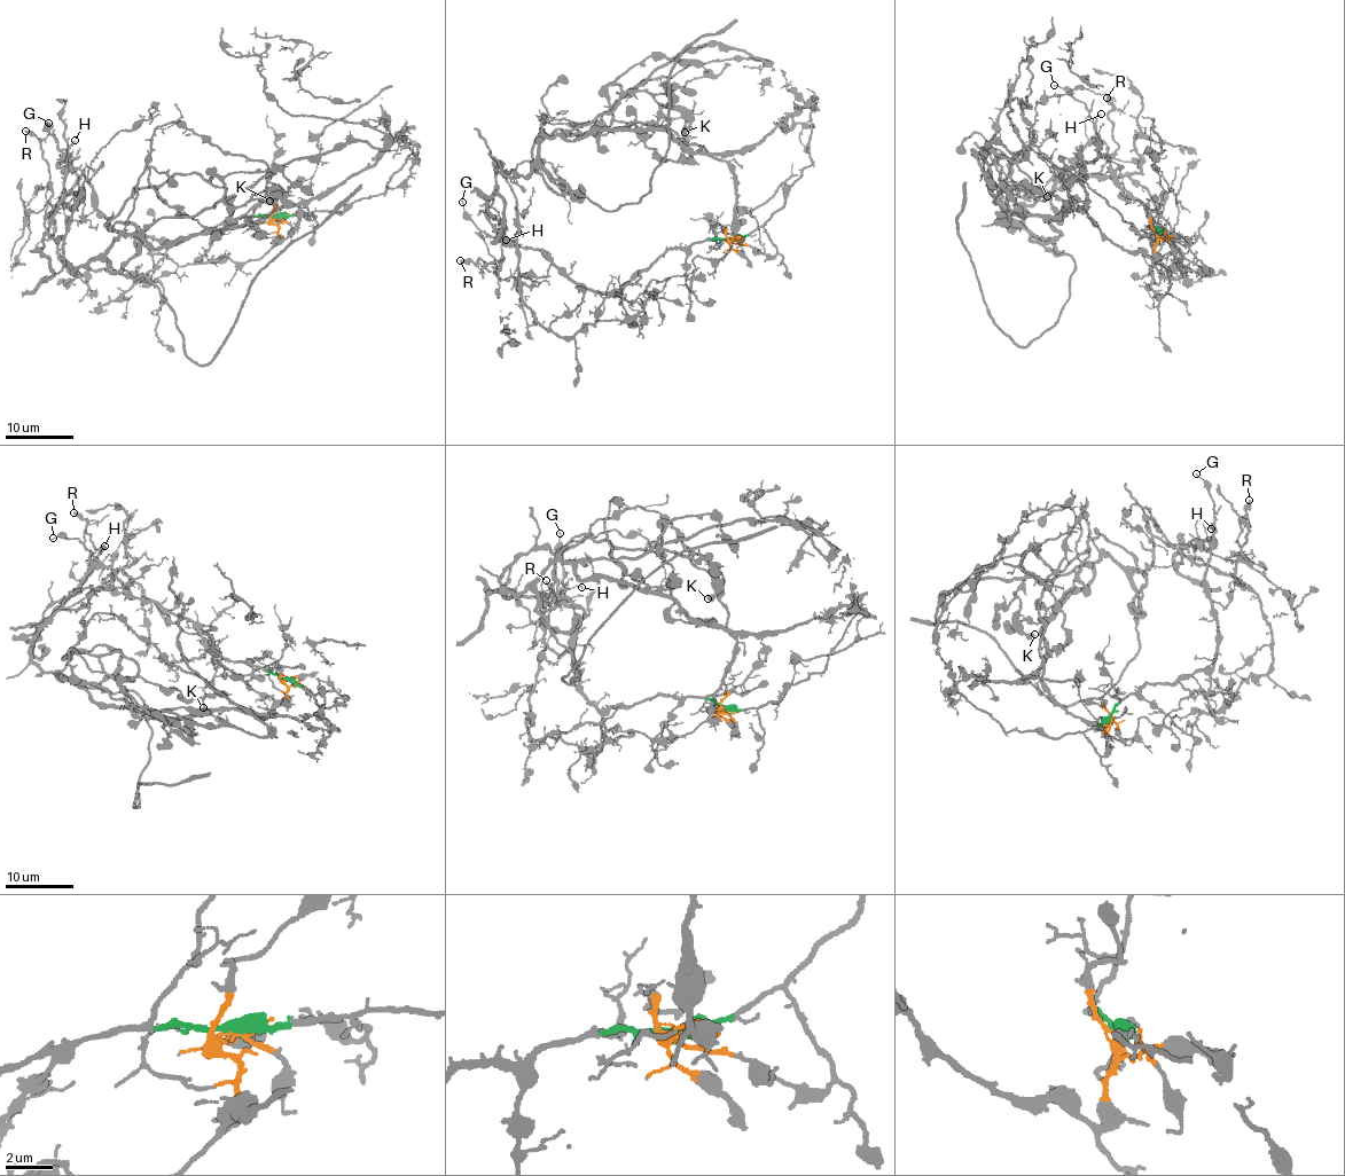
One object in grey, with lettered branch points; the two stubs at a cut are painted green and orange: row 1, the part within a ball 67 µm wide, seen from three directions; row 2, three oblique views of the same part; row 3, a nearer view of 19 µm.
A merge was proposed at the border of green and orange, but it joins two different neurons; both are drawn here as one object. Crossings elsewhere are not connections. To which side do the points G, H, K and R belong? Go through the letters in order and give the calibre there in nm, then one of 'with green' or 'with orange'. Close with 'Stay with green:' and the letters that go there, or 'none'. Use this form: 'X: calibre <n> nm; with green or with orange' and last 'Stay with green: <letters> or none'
G: calibre 110 nm; with green
H: calibre 90 nm; with green
K: calibre 500 nm; with orange
R: calibre 380 nm; with orange
Stay with green: G, H

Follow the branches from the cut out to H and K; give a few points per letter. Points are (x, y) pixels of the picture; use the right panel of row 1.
H: (1159, 232), (1149, 225), (1142, 229), (1150, 240), (1165, 230), (1120, 186), (1107, 144), (1095, 131), (1101, 114)
K: (1159, 233), (1146, 257), (1116, 245), (1080, 209), (1003, 220), (1003, 190), (990, 186), (1024, 182), (1047, 197)

